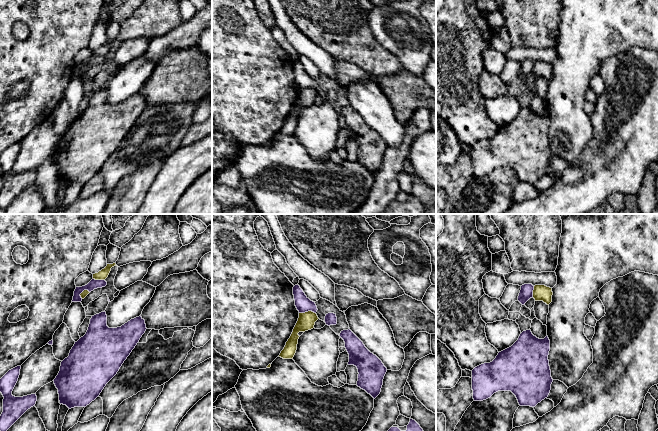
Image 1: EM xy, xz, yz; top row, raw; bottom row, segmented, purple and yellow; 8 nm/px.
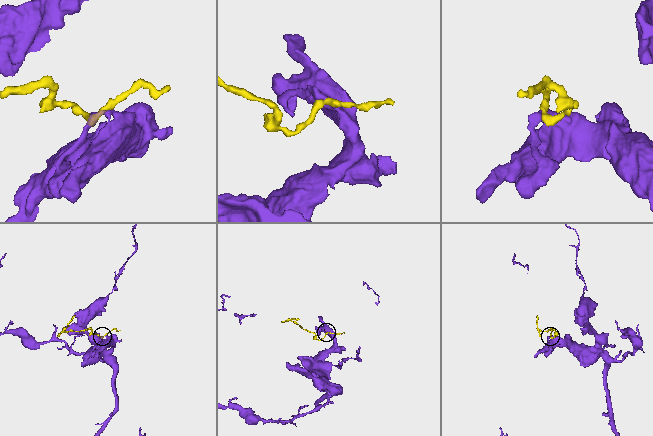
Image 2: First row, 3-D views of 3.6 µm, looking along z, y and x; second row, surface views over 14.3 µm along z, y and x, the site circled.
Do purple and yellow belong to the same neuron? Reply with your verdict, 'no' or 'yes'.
no

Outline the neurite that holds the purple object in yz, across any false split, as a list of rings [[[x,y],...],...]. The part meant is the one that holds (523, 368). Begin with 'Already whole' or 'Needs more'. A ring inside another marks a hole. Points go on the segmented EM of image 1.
Already whole. [[[531,330],[523,331],[509,348],[490,363],[472,370],[474,401],[483,401],[498,391],[511,391],[520,406],[535,407],[548,397],[553,379],[548,355],[548,336],[539,339]]]

